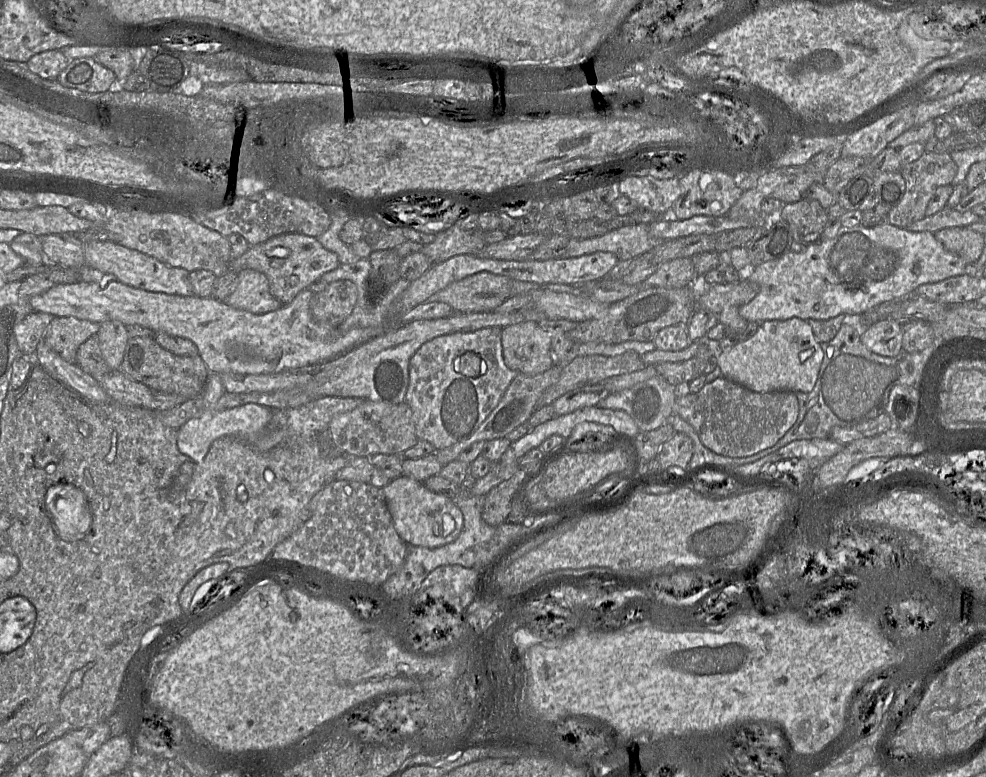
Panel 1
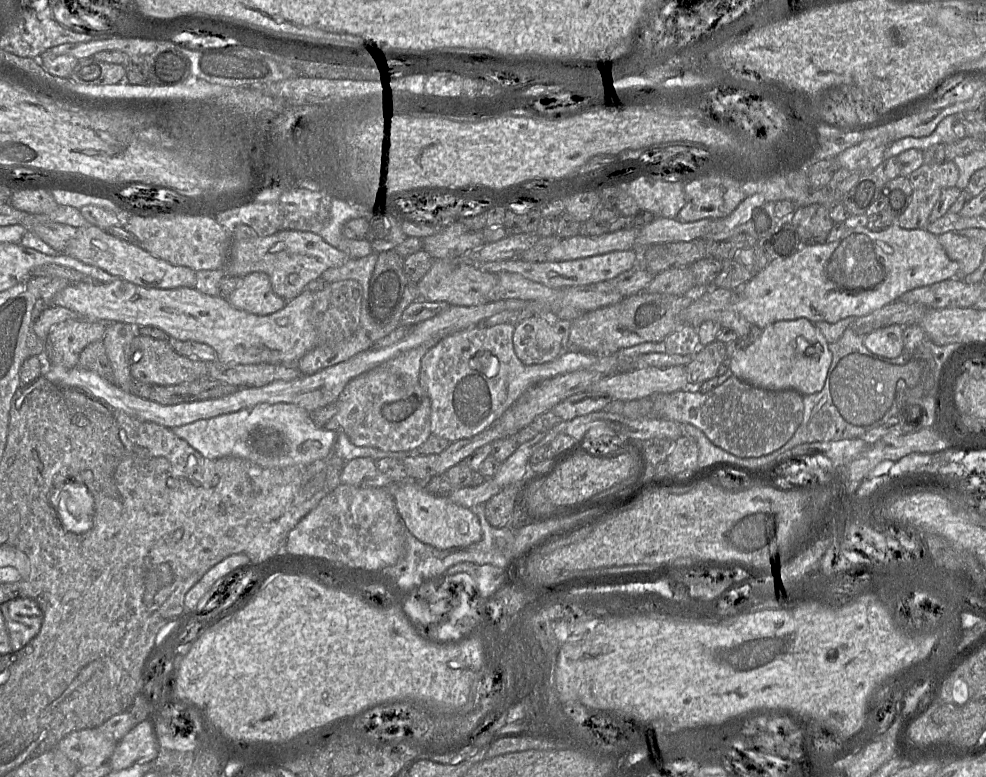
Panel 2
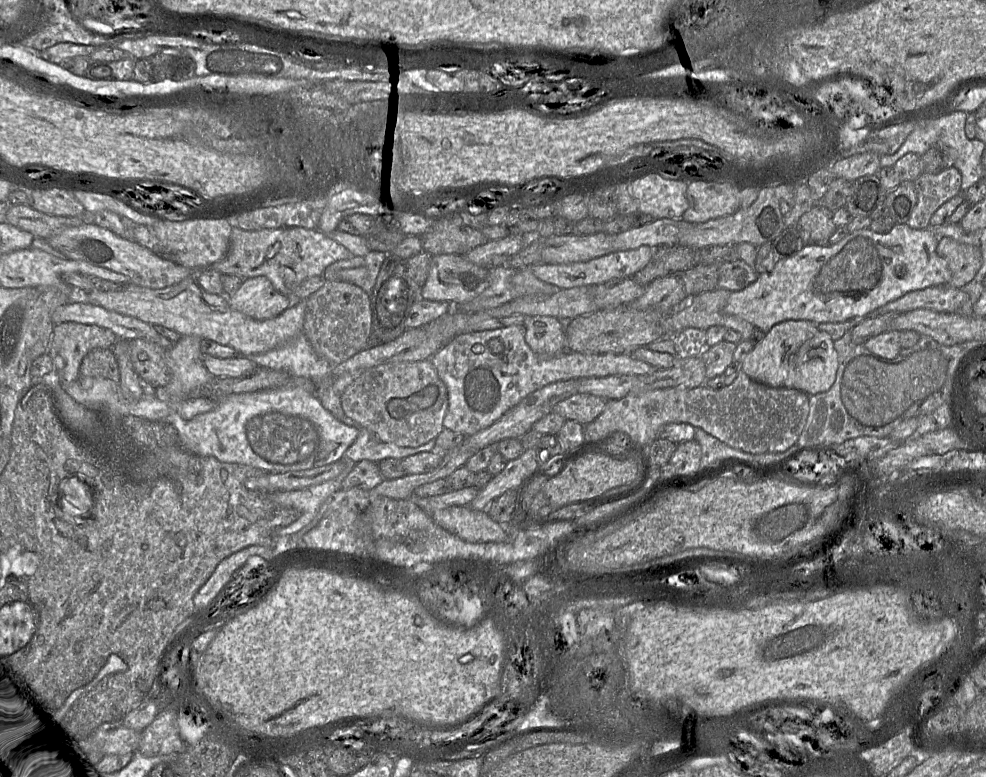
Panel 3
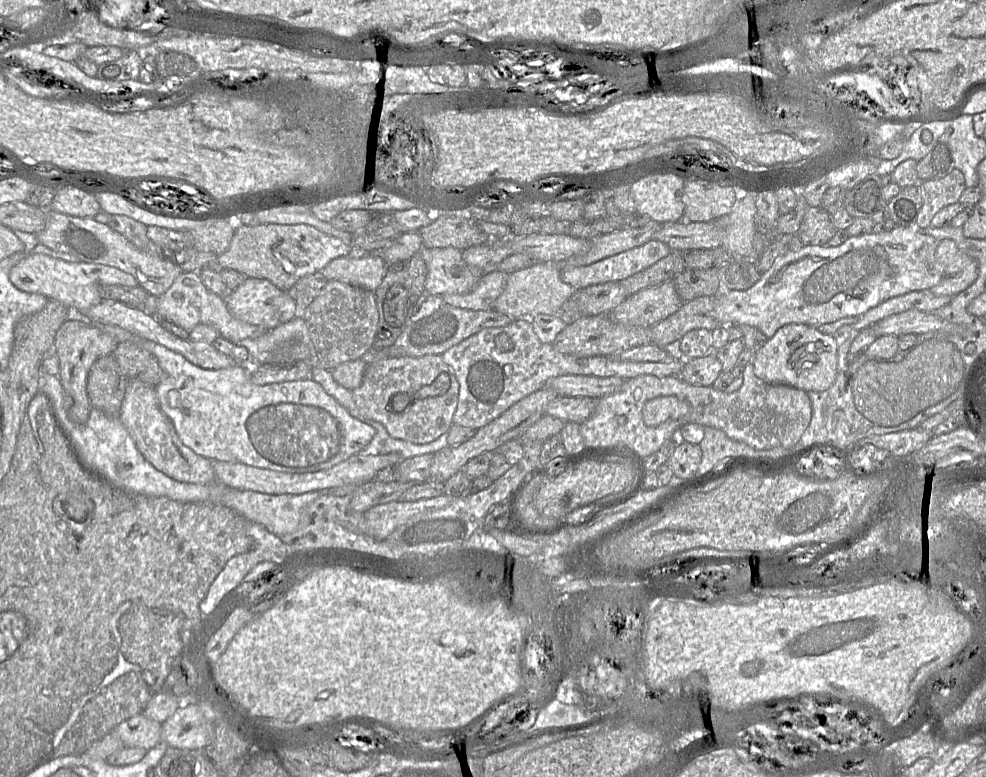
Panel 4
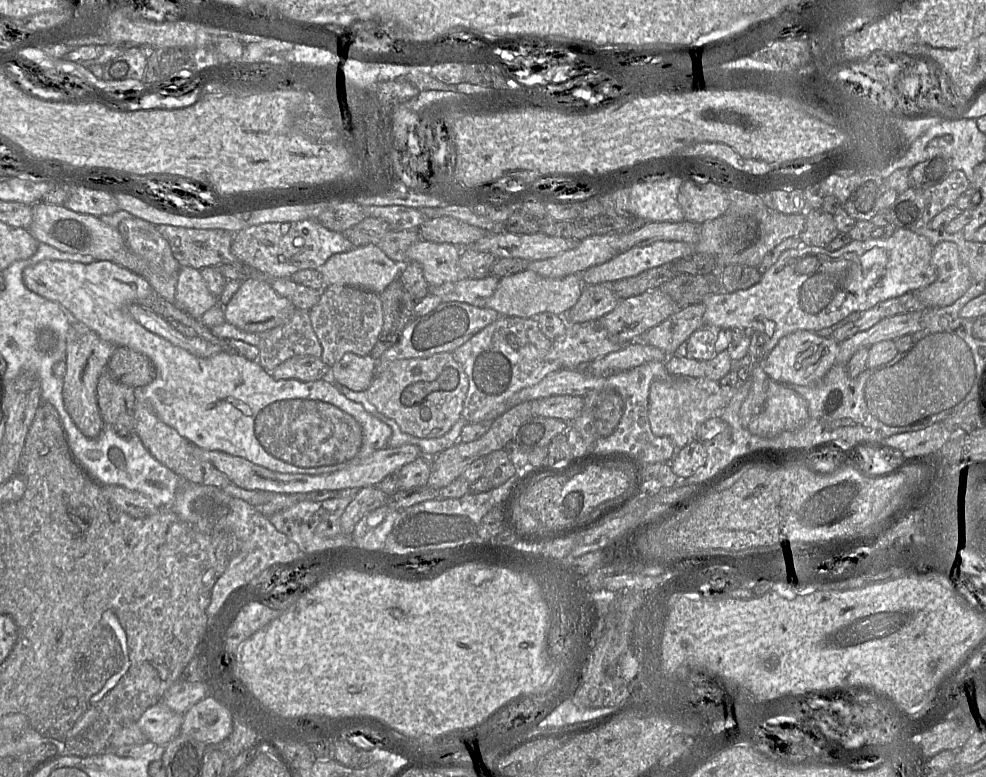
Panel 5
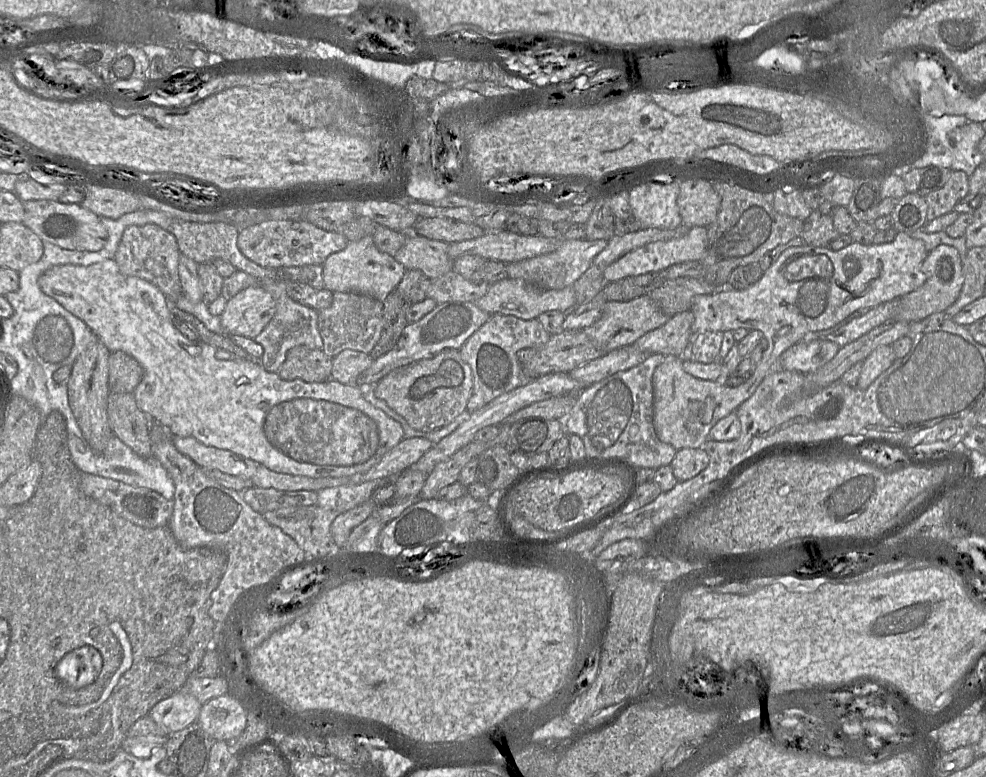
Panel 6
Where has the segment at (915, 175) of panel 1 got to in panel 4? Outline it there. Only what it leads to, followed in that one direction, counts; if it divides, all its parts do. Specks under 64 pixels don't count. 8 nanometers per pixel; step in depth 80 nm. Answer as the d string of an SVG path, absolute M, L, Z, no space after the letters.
M954 168L949 174L940 179L919 181L922 207L916 218L918 228L930 226L934 215L947 205L959 202L959 198L966 189L963 173Z

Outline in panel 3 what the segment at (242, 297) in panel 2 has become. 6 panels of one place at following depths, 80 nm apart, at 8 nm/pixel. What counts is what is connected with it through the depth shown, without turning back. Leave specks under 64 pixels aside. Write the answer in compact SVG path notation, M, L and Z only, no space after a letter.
M264 276L243 279L239 288L227 296L229 306L254 320L274 318L292 303L291 296L276 291Z

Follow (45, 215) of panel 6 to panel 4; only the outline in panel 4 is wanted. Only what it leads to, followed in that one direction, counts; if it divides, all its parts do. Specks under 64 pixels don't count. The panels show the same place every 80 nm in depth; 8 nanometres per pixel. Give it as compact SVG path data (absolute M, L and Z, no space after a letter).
M47 210L47 226L37 233L38 241L48 248L70 254L81 262L103 264L118 268L134 276L138 285L152 296L164 294L183 272L171 259L163 255L150 255L126 237L97 222L94 218L80 218Z

